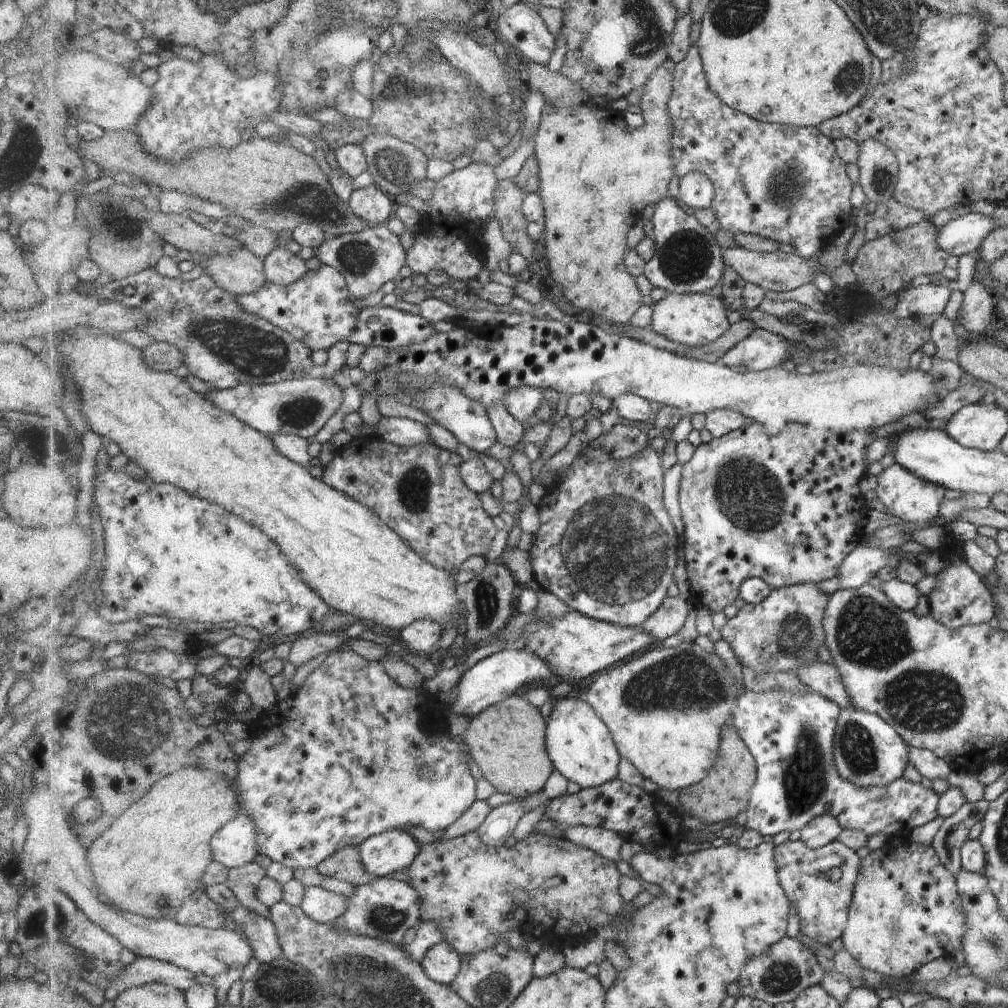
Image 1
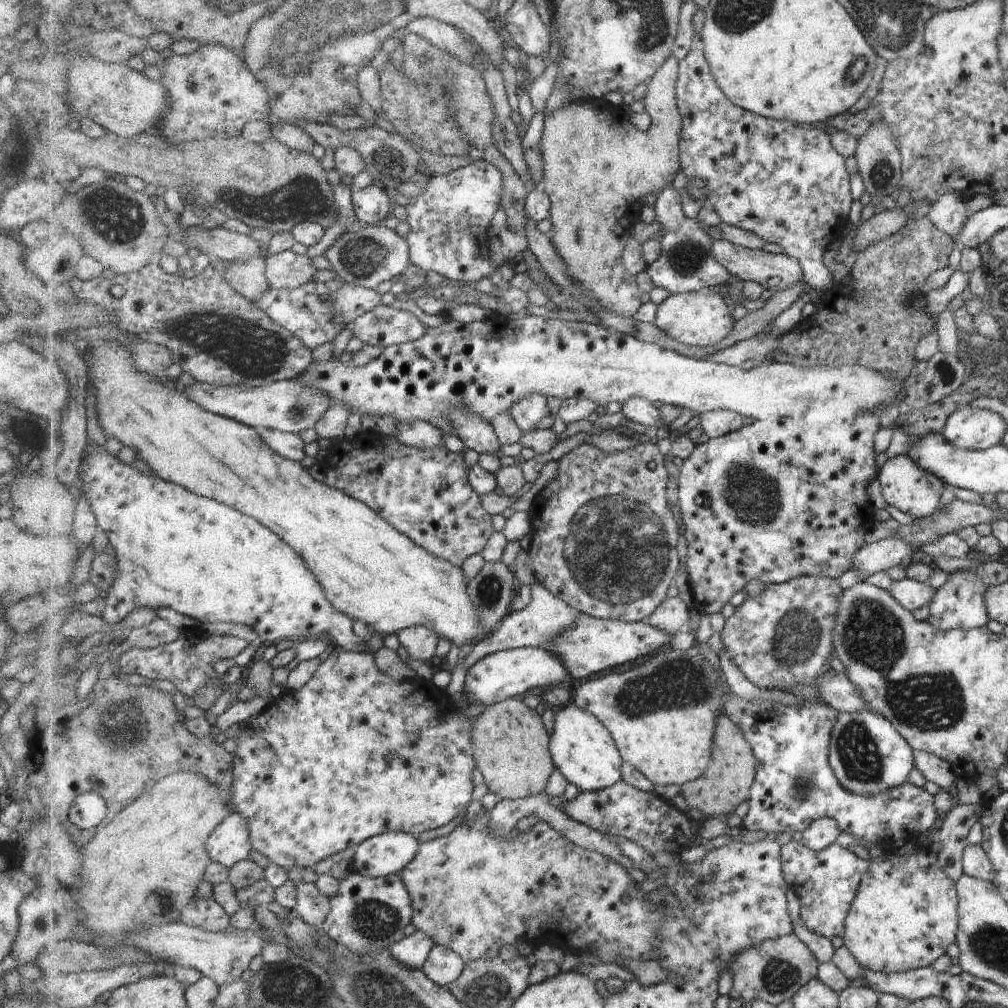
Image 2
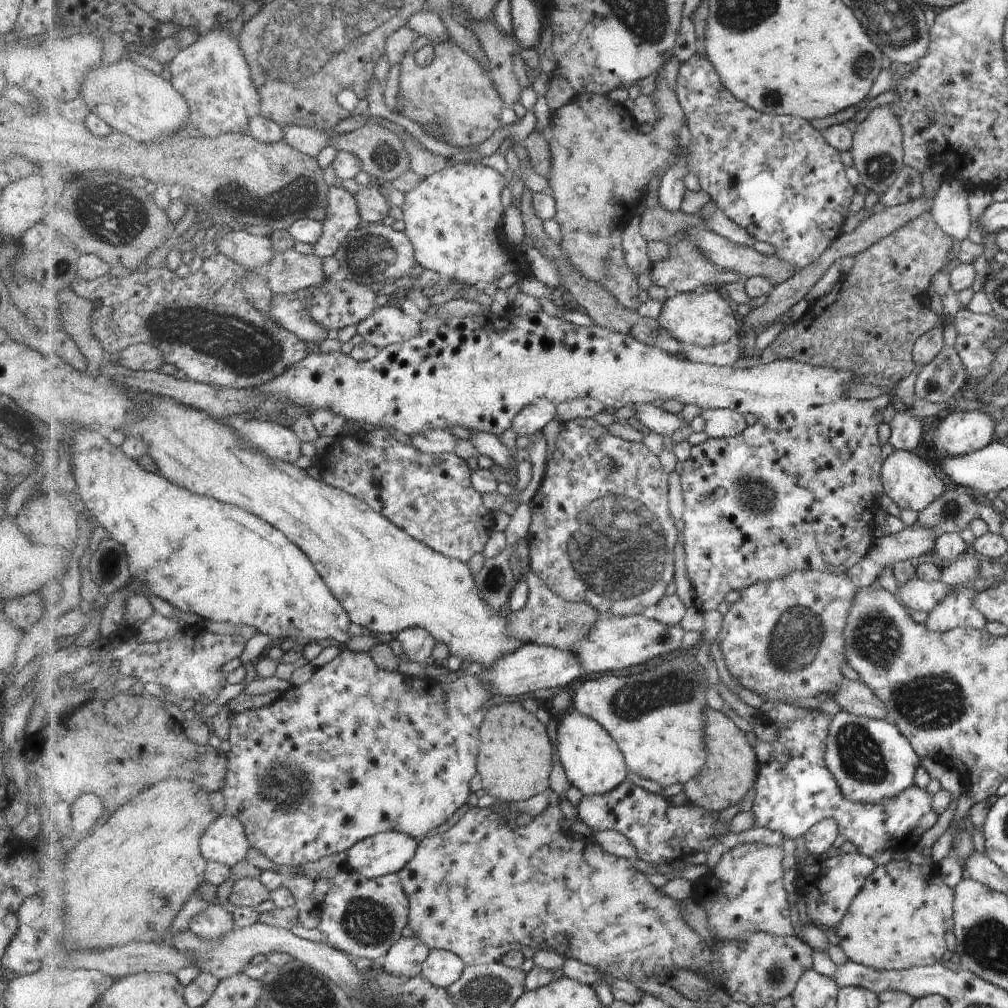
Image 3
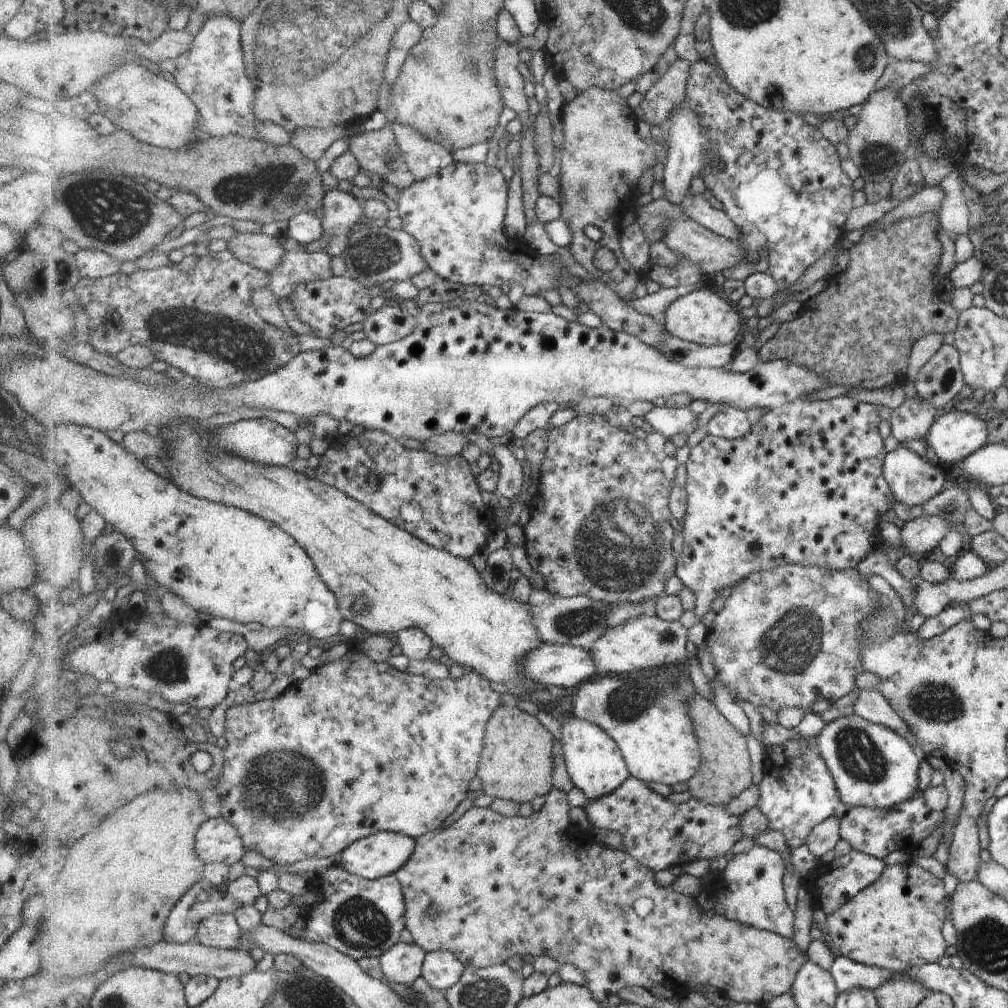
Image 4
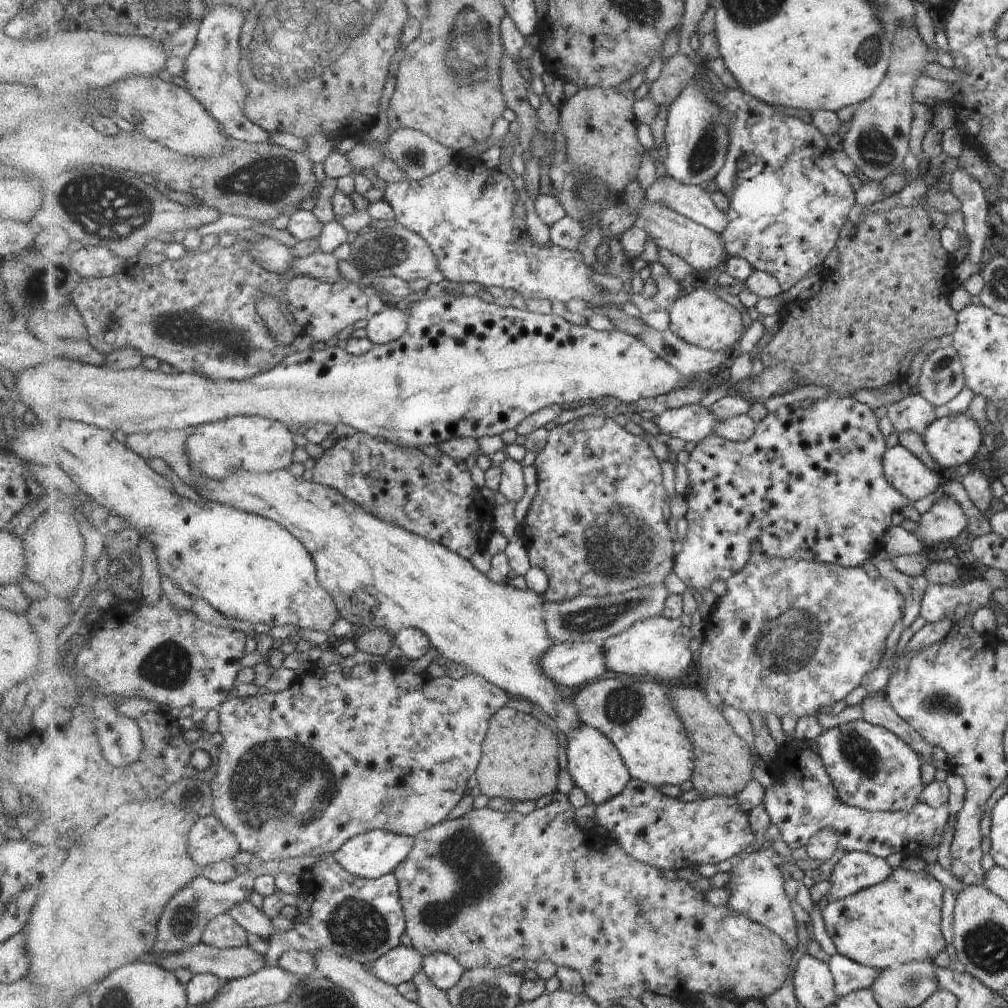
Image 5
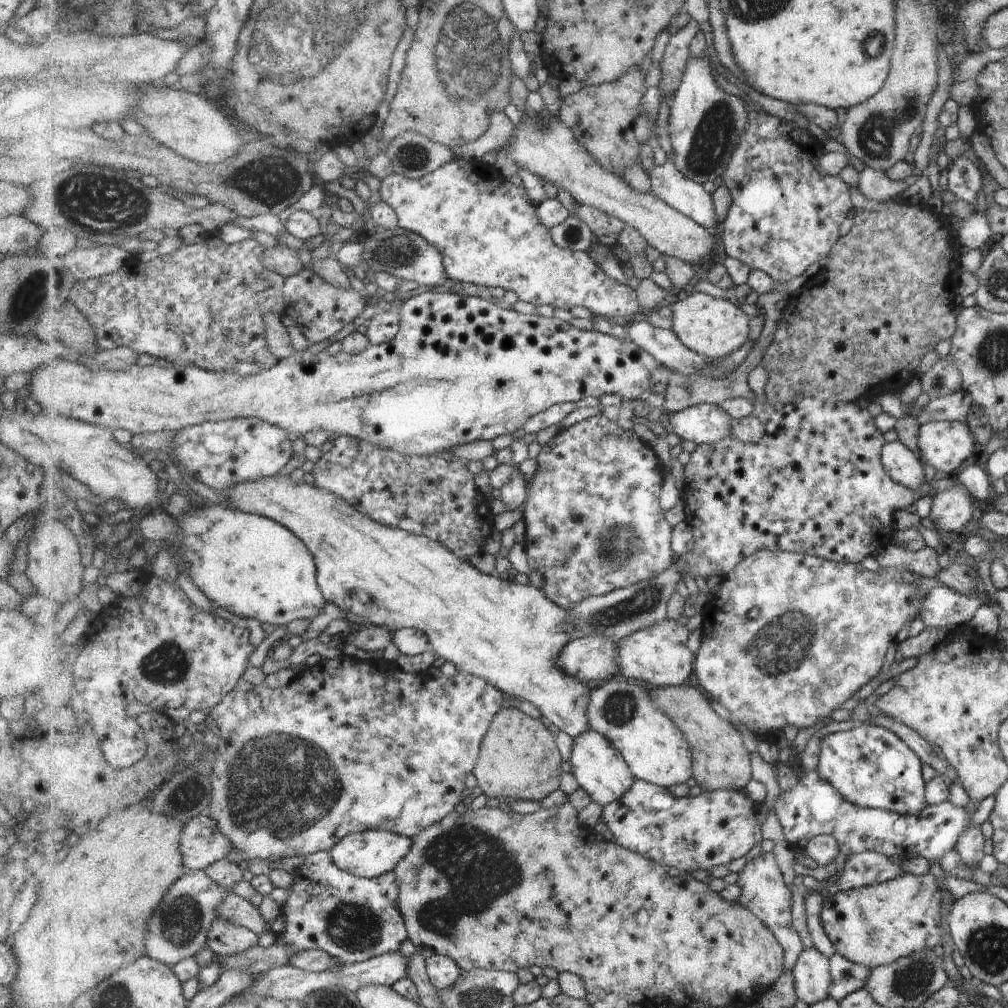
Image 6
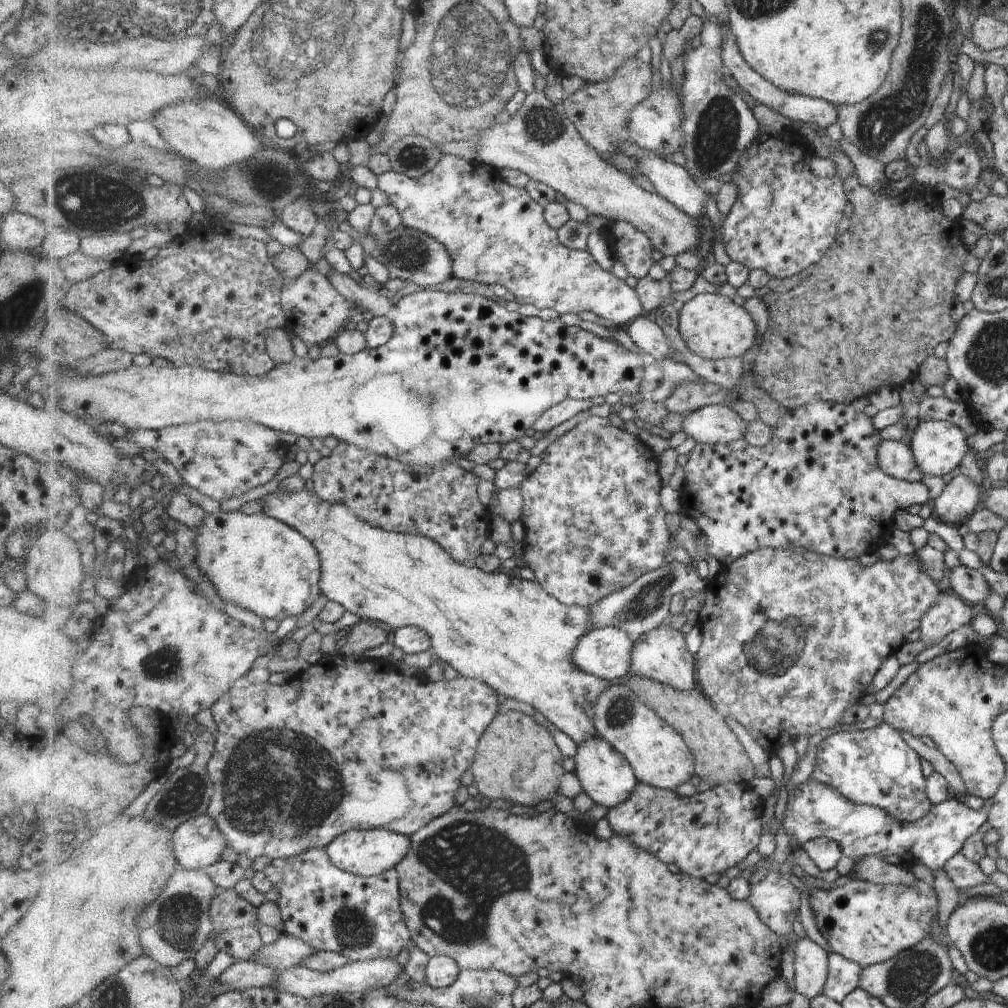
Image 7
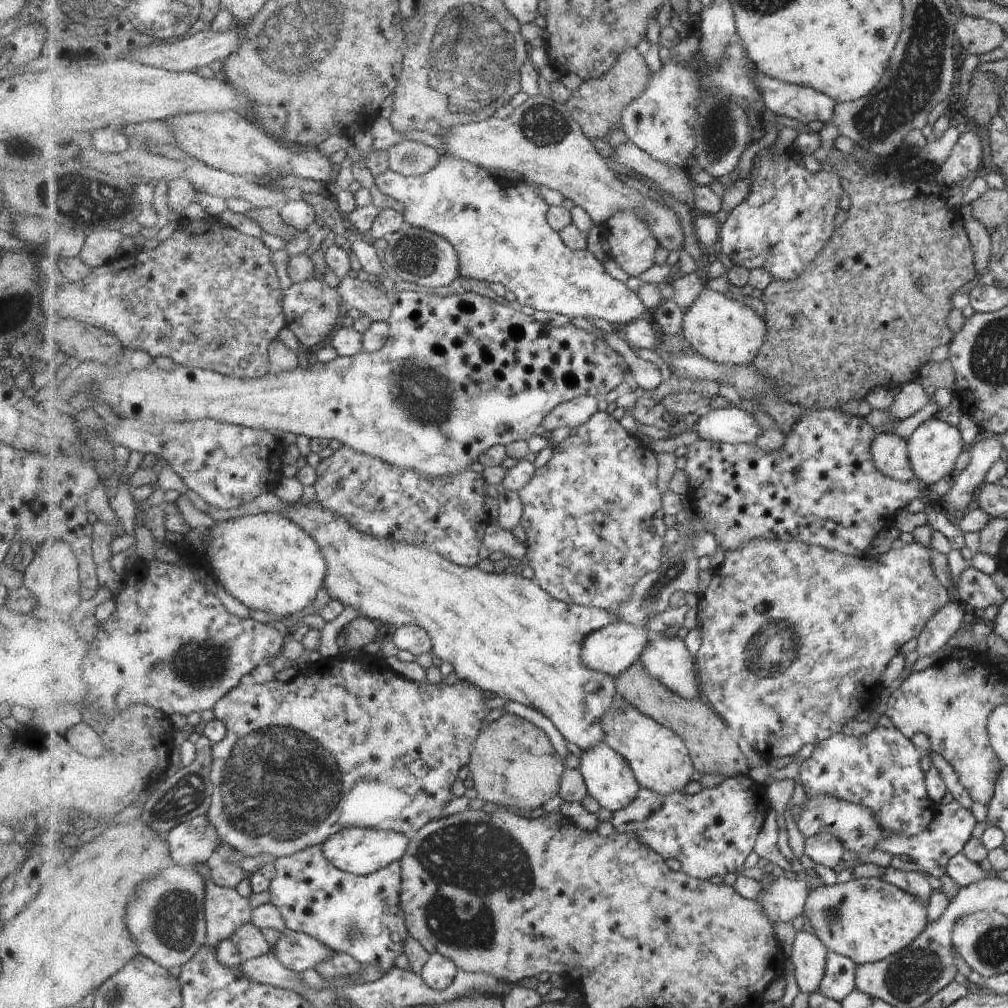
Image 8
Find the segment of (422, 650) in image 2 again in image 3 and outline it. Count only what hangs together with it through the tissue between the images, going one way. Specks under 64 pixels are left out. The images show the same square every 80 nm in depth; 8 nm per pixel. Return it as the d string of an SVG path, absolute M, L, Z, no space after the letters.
M412 628L400 632L397 637L405 655L411 661L427 664L432 659L433 648L437 644L436 638L422 628Z

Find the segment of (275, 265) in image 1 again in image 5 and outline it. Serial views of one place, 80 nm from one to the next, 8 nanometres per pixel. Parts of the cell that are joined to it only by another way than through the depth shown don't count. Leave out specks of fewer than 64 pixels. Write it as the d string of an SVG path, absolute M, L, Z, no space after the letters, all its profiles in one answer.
M315 250L306 257L295 257L288 271L281 276L284 278L284 286L277 299L285 302L288 284L300 275L315 277L326 283L334 283L341 280L341 272L337 268L339 259L333 253L323 253Z

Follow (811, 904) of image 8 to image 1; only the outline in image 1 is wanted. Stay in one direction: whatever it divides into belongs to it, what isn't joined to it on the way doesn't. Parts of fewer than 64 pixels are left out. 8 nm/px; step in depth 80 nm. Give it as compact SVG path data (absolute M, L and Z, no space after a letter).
M888 842L860 860L861 868L852 892L852 904L848 910L848 921L844 926L841 943L861 968L883 977L902 978L914 974L933 959L949 959L955 950L961 952L961 936L965 934L961 900L954 876L945 866L941 866L931 846L913 842L893 846Z

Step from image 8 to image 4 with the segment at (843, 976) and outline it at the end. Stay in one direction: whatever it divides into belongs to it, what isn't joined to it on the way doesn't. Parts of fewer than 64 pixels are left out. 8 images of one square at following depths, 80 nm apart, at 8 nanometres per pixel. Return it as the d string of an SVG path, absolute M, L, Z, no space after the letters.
M843 955L834 959L830 973L839 993L857 987L873 992L894 976L893 971L859 964Z

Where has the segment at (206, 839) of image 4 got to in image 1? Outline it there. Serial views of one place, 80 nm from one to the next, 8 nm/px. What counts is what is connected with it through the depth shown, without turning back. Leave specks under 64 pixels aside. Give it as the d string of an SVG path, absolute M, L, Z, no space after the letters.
M245 812L240 813L212 839L214 861L229 869L255 863L255 856L260 854L257 838L256 823Z

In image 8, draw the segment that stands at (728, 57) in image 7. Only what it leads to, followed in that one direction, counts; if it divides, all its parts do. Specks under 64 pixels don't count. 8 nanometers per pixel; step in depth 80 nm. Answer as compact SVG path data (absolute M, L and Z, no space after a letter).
M761 74L757 78L756 87L764 98L766 108L777 115L795 118L795 120L799 120L804 124L819 120L826 125L830 124L834 119L837 101L830 96L824 95L822 92L817 92L814 88L790 85L765 74Z

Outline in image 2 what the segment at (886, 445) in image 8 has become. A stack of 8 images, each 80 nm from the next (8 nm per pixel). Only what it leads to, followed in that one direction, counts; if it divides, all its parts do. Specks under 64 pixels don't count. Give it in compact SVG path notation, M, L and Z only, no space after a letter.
M897 455L887 459L878 469L880 472L877 473L876 479L879 482L882 497L887 504L914 516L915 520L928 517L938 510L939 496L944 485L941 479L921 470L916 463L909 460L905 455Z

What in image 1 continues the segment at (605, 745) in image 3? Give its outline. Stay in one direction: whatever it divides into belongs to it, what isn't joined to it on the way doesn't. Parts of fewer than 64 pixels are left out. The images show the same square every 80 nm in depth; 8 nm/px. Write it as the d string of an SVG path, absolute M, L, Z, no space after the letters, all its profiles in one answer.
M579 697L554 700L547 743L555 770L581 789L597 788L619 778L622 757L616 740L597 712Z

